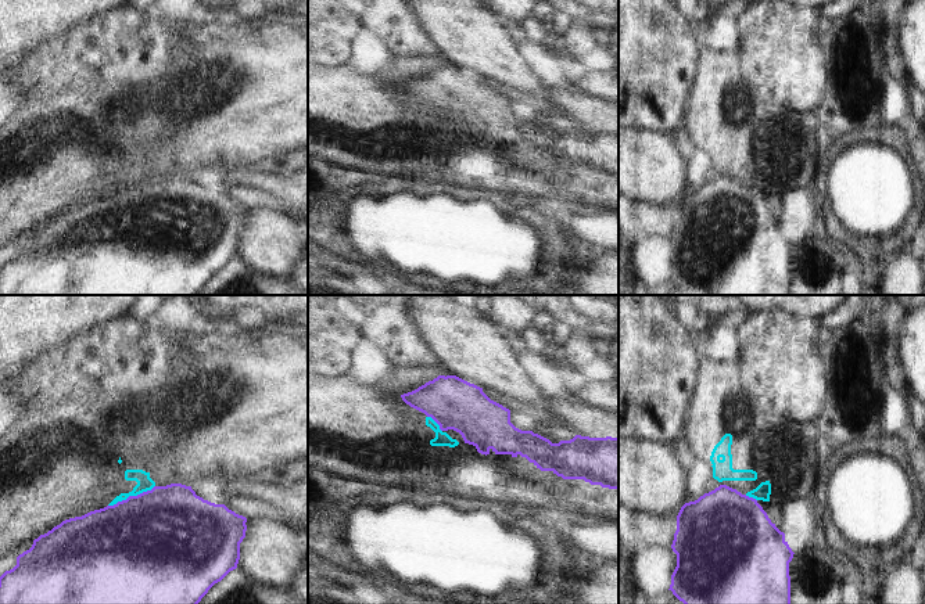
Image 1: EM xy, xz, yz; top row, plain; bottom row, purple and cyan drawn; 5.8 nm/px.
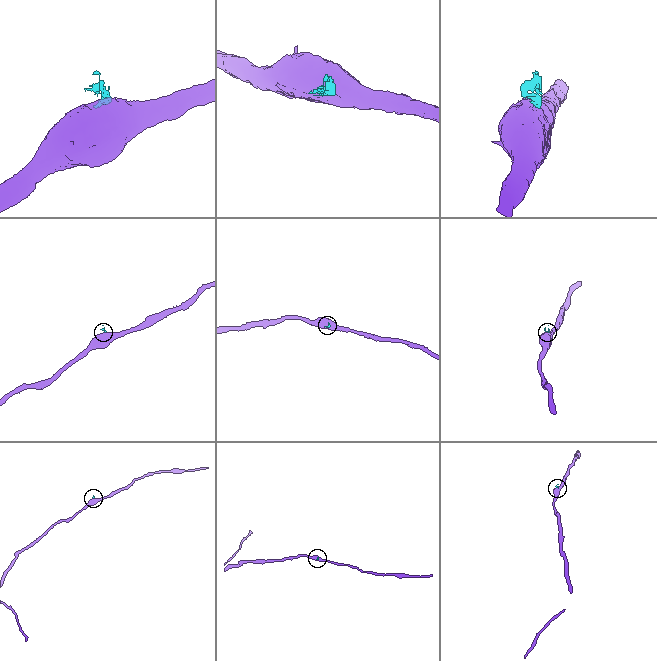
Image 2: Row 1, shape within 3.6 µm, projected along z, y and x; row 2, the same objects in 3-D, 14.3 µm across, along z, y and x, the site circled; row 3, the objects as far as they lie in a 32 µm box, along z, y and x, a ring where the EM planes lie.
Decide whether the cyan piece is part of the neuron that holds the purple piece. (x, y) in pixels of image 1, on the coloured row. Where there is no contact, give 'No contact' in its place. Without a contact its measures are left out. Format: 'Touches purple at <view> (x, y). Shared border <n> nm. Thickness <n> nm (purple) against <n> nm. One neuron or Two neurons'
Touches purple at xy (131, 496). Shared border 300 nm. Thickness 500 nm (purple) against 90 nm. Two neurons

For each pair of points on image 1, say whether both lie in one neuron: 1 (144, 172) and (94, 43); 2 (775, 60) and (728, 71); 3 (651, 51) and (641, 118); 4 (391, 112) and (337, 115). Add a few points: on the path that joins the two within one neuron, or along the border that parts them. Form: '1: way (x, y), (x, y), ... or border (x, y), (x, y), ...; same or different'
1: border (143, 82), (135, 86), (94, 85), (79, 89); different
2: border (734, 51), (739, 61), (744, 82), (757, 96); different
3: way (641, 68), (641, 101); same
4: way (377, 115), (351, 115); same

